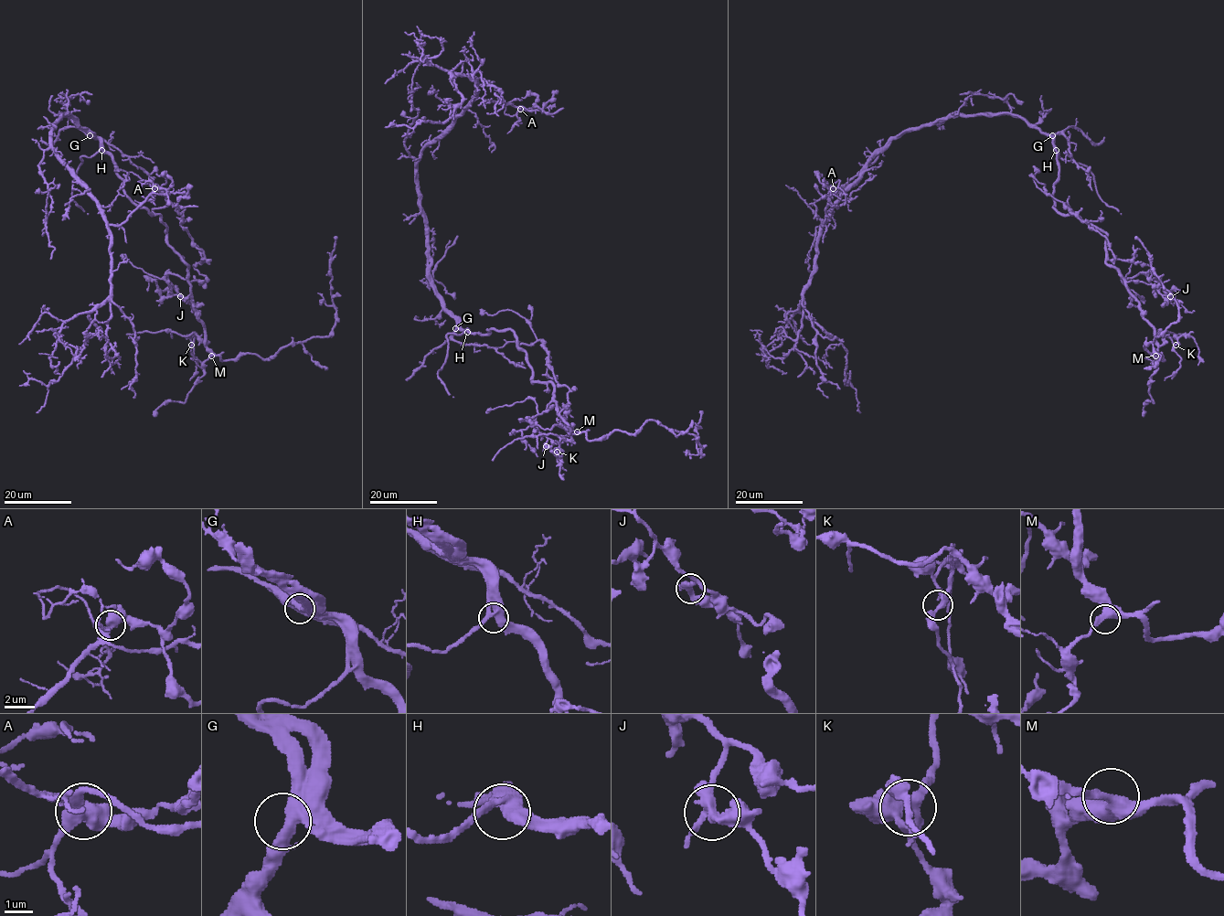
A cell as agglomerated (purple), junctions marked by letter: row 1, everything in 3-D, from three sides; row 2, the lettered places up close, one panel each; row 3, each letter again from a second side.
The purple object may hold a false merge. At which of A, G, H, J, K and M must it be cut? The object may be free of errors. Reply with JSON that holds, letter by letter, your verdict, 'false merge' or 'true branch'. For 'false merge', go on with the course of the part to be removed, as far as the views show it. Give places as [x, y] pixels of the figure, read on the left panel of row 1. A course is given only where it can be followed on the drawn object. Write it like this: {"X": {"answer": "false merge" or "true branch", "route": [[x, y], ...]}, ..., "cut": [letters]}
{"A": {"answer": "false merge", "route": [[154, 188], [164, 189], [168, 200], [175, 206], [186, 194], [190, 184]]}, "G": {"answer": "true branch"}, "H": {"answer": "true branch"}, "J": {"answer": "true branch"}, "K": {"answer": "true branch"}, "M": {"answer": "true branch"}, "cut": ["A"]}

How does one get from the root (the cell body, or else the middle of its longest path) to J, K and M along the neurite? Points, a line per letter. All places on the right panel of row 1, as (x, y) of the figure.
J: (1055, 144), (1054, 207), (1105, 232), (1106, 262), (1124, 278), (1144, 273), (1170, 296)
K: (1055, 144), (1054, 207), (1106, 234), (1106, 262), (1137, 302), (1154, 340), (1161, 345), (1166, 334), (1176, 345)
M: (1055, 144), (1054, 207), (1106, 234), (1106, 262), (1153, 327), (1155, 356)

